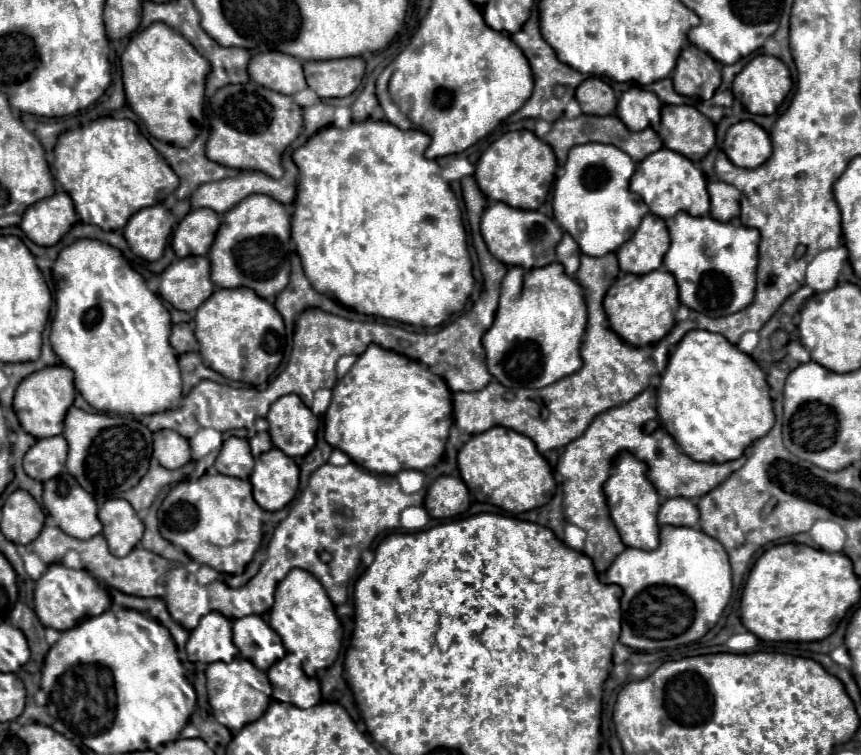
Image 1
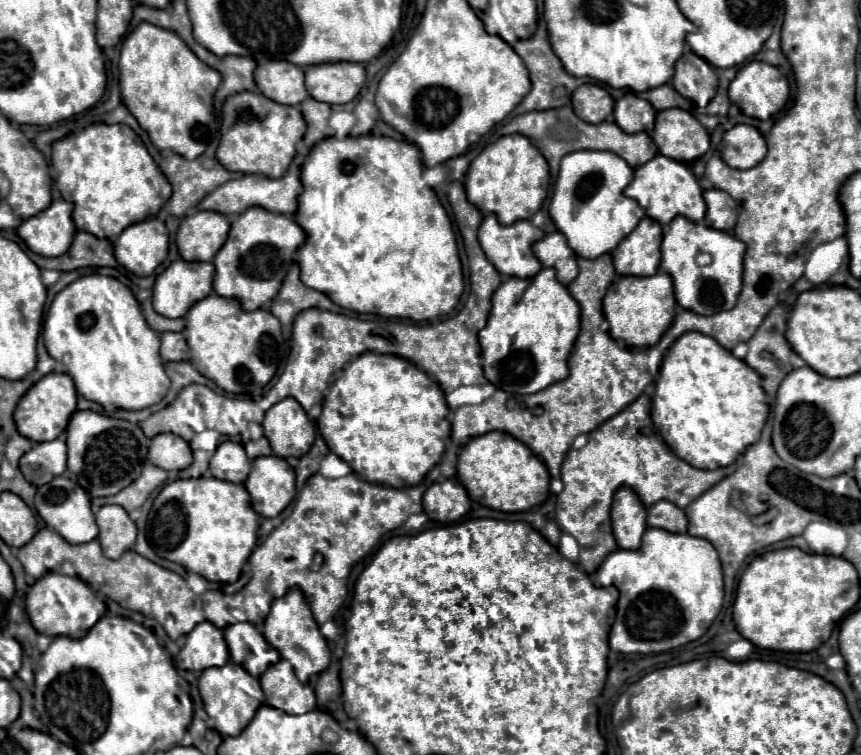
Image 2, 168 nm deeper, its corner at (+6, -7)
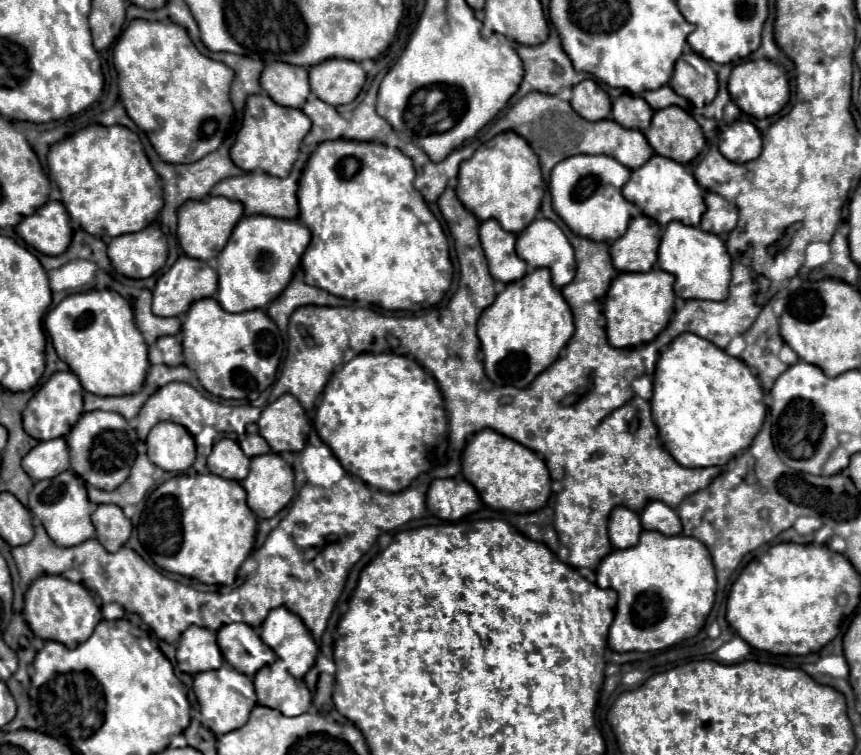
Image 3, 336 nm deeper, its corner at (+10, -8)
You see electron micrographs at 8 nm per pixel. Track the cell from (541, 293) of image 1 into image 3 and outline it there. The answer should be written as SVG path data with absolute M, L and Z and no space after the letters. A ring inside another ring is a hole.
M536 268L528 272L520 282L510 282L478 318L478 338L482 344L486 376L496 386L510 384L516 388L526 388L540 372L544 372L550 364L556 362L560 350L568 344L572 334L574 334L574 316L568 302L564 300L562 292L554 288L550 270Z

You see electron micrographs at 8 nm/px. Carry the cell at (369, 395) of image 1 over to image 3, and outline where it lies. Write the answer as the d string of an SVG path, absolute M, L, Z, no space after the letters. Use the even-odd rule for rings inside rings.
M362 352L342 364L324 388L314 426L346 472L384 492L408 488L446 452L444 400L434 376L414 358L392 352Z

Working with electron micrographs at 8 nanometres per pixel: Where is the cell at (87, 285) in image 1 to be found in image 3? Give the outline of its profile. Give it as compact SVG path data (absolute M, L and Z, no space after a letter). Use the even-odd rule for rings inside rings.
M92 288L88 292L70 294L46 314L44 328L58 358L70 366L86 392L128 396L142 390L150 370L148 346L134 324L130 304L118 292Z

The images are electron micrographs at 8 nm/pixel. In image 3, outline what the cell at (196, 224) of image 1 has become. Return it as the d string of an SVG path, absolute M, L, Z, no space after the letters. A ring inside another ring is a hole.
M206 198L204 202L192 202L184 214L180 214L178 222L178 242L186 256L196 260L210 260L220 254L220 250L226 246L232 226L240 220L242 210L238 202L228 202L228 198Z

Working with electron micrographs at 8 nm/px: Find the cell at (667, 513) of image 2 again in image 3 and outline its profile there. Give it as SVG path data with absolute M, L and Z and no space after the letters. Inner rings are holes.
M650 502L640 514L644 530L656 530L666 536L676 536L682 532L680 518L674 508L666 506L664 502Z

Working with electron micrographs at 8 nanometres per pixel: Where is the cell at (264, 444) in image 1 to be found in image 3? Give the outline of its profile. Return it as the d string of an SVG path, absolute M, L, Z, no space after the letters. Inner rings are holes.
M250 434L250 436L246 436L246 438L240 442L240 448L242 448L242 452L244 452L248 458L270 452L268 444L264 442L264 438L260 438L260 434Z

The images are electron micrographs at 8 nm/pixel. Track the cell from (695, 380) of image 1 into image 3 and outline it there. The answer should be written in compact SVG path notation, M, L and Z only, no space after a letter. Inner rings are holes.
M684 332L670 342L670 346L660 354L653 374L652 418L656 408L654 424L658 428L658 436L664 442L666 450L674 456L674 460L686 468L706 468L706 466L724 466L730 458L744 452L752 438L760 432L766 406L762 402L762 386L748 364L740 358L728 356L712 342Z

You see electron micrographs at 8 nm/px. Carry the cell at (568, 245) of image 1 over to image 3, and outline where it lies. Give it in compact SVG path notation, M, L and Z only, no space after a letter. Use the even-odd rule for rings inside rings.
M534 220L524 232L520 232L516 252L530 268L548 268L556 288L572 282L572 274L576 274L574 250L566 234L552 220Z

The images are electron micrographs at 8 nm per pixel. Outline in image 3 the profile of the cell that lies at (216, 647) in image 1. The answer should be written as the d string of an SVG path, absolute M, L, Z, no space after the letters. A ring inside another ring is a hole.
M190 626L178 642L176 662L178 670L186 674L220 668L224 664L224 658L216 644L216 634L202 626Z

